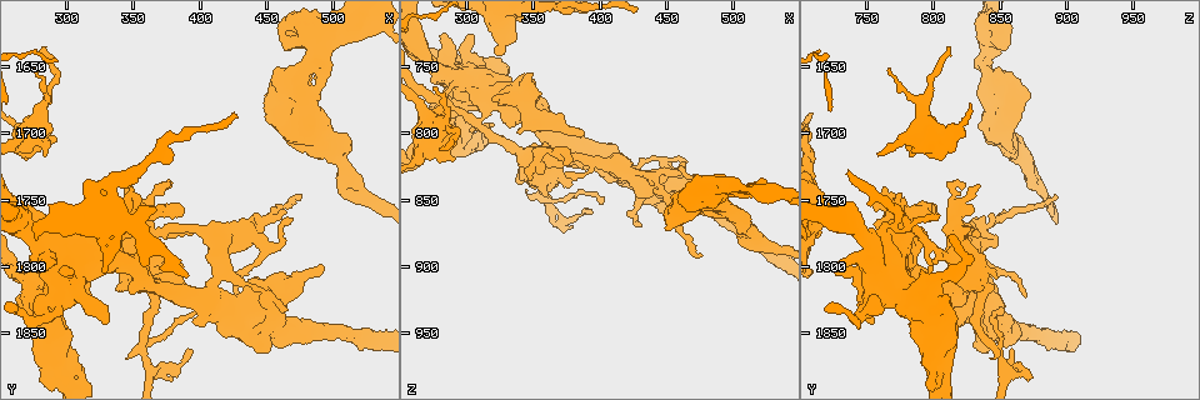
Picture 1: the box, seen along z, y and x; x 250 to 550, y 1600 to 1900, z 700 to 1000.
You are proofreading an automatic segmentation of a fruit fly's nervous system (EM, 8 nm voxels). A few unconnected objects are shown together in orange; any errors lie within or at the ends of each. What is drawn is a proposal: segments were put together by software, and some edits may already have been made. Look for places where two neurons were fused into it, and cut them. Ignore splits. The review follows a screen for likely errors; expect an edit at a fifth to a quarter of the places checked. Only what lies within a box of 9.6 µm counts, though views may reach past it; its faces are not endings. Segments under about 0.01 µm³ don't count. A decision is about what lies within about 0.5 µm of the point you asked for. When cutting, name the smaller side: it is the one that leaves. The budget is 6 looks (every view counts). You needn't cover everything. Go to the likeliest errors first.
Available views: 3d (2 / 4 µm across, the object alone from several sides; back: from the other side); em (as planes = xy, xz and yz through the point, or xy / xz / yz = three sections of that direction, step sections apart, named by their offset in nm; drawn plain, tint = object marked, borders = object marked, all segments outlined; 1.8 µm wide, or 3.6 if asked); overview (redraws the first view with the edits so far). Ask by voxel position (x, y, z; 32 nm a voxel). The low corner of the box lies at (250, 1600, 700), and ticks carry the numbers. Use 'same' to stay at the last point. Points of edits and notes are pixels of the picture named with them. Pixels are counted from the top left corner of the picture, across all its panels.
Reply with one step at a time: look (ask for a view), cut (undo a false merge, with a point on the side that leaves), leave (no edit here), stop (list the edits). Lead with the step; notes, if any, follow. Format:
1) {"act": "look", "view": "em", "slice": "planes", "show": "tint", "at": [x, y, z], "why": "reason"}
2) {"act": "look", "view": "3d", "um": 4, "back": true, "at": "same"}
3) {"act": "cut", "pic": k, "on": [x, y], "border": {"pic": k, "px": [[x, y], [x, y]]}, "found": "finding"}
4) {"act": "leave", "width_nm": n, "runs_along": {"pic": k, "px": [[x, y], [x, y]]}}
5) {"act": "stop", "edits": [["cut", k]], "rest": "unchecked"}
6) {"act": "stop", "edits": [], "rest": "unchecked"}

{"act": "look", "view": "3d", "um": 2, "at": [488, 1634, 840], "why": "closes a loop"}

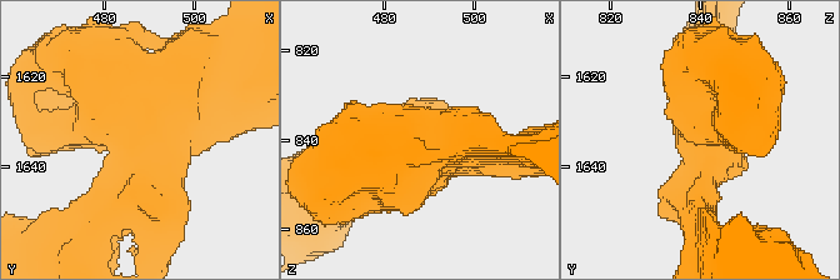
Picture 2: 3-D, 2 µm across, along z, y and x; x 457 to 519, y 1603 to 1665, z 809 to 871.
{"act": "look", "view": "em", "slice": "xy", "step": 8, "show": "tint", "at": [489, 1636, 842], "why": "shape alone is not enough"}

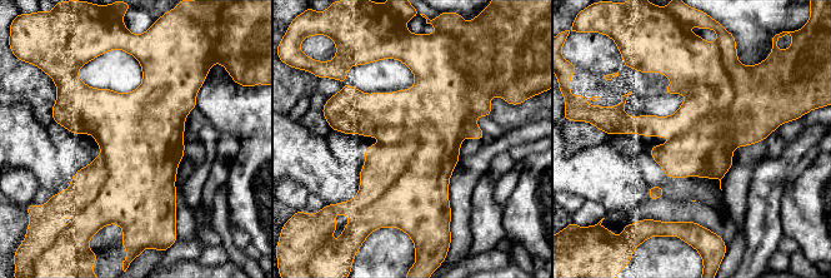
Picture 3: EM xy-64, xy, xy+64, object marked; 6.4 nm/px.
{"act": "look", "view": "em", "slice": "planes", "show": "tint", "at": "same", "why": "another direction"}

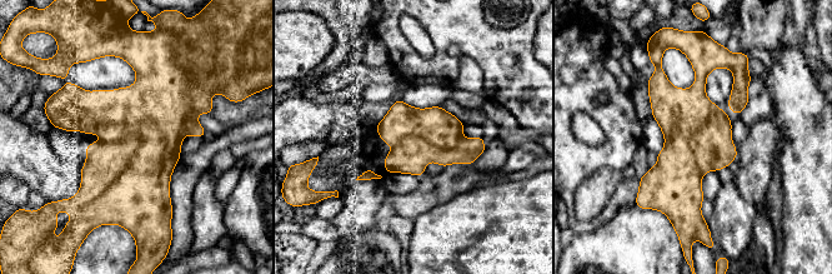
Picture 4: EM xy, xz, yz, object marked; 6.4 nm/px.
{"act": "cut", "pic": 4, "on": [104, 162], "width_nm": 360, "border": {"pic": 4, "px": [[134, 135], [129, 164], [83, 207]]}, "found": "a second neuron is stuck on"}

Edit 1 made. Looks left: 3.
{"act": "look", "view": "3d", "um": 4, "at": [272, 1702, 790], "why": "sudden change in width"}

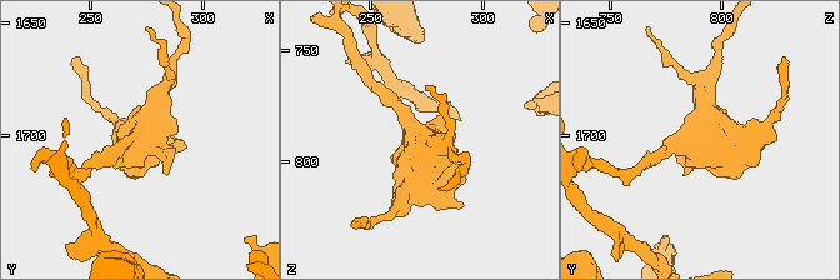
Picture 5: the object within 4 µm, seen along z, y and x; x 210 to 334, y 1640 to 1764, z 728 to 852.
{"act": "look", "view": "em", "um": 3.6, "slice": "planes", "show": "plain", "at": [274, 1704, 790], "why": "now the EM"}

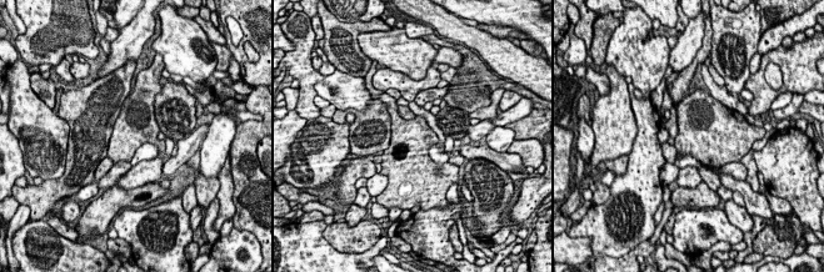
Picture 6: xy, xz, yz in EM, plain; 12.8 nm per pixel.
{"act": "look", "view": "em", "um": 3.6, "slice": "planes", "show": "tint", "at": "same", "why": "with the object marked"}

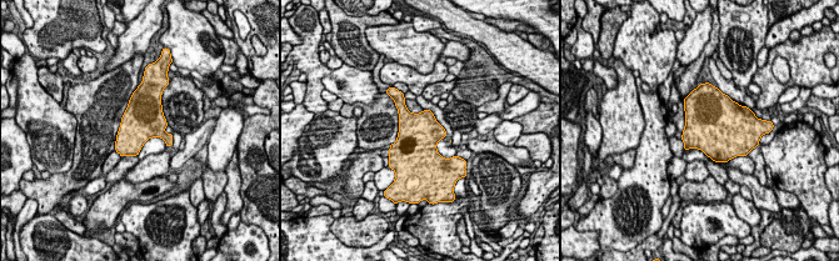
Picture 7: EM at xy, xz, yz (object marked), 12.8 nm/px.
{"act": "leave", "width_nm": 500, "found": "one neuron here"}

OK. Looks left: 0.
{"act": "stop", "edits": [["cut", 4]], "rest": "unchecked"}

